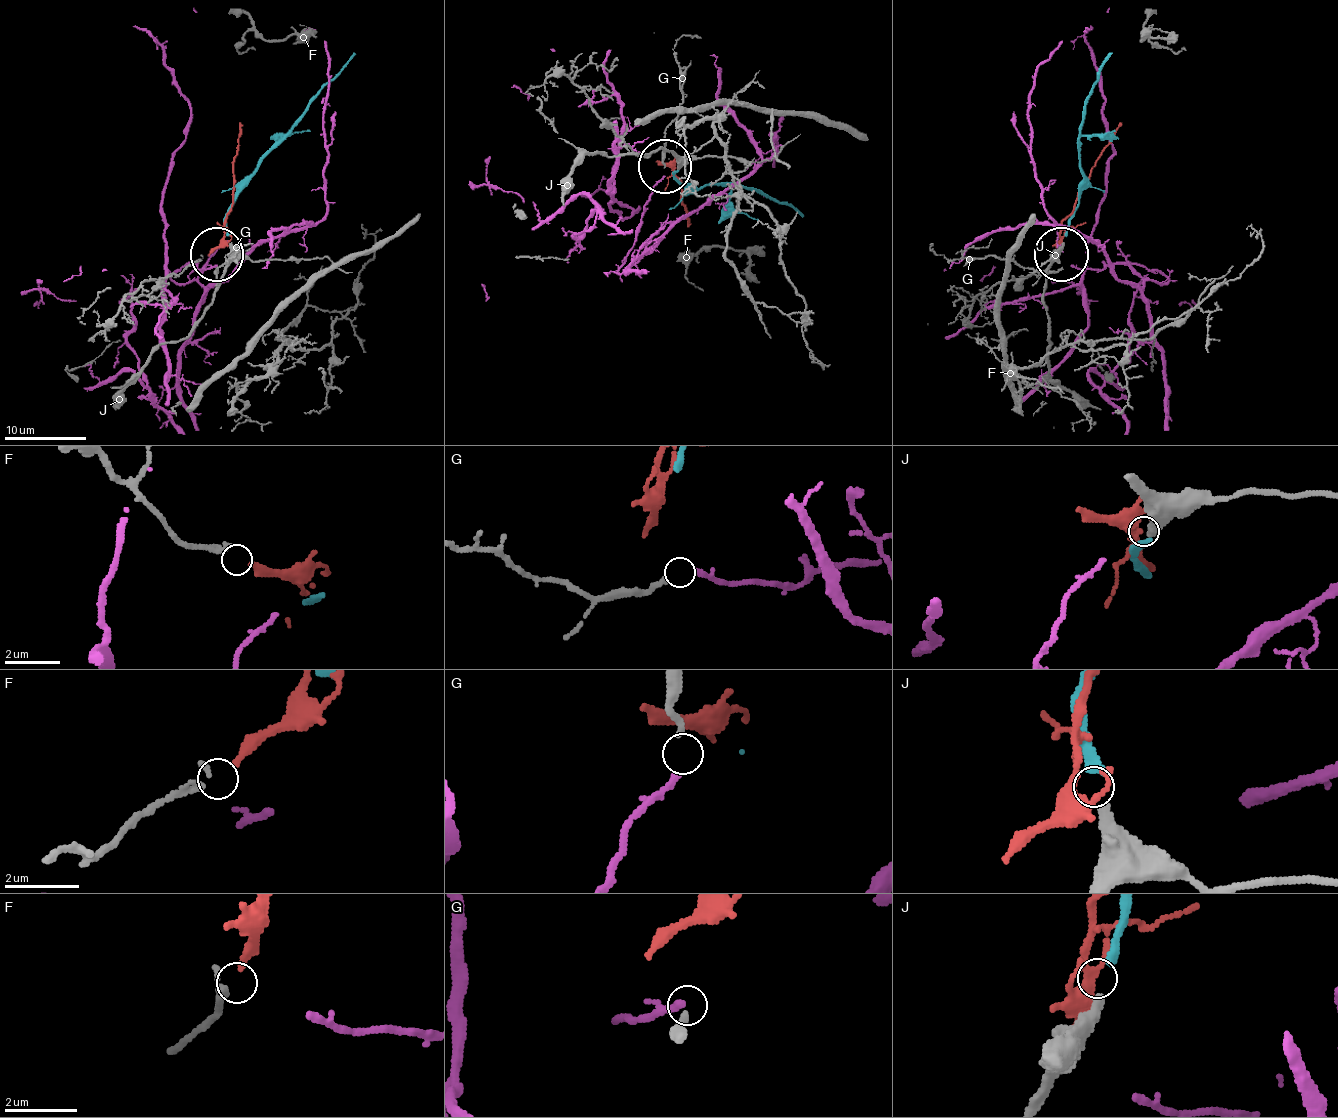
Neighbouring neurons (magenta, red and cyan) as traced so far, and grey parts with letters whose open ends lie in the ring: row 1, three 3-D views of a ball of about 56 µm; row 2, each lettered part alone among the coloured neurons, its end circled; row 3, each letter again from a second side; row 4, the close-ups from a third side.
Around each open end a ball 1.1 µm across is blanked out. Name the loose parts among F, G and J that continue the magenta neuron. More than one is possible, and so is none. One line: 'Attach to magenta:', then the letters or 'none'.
Attach to magenta: G

